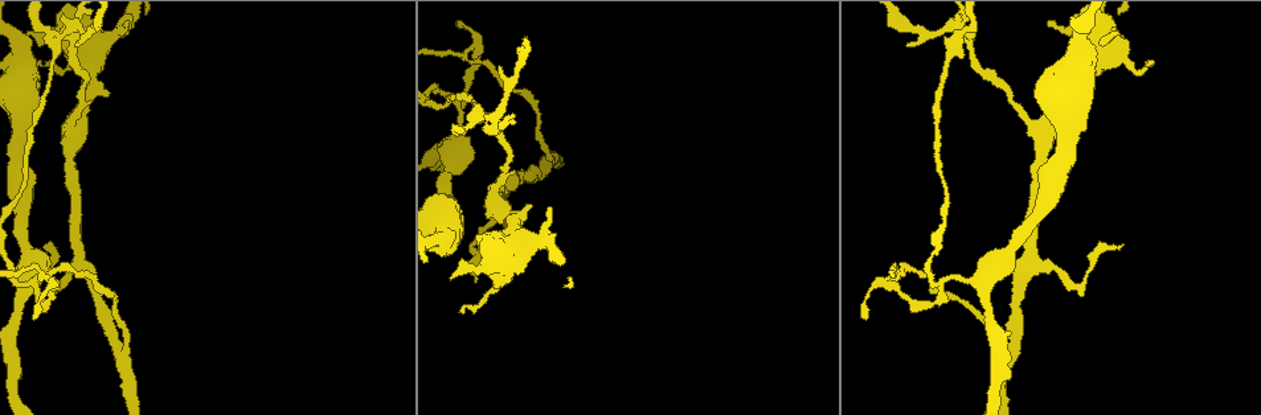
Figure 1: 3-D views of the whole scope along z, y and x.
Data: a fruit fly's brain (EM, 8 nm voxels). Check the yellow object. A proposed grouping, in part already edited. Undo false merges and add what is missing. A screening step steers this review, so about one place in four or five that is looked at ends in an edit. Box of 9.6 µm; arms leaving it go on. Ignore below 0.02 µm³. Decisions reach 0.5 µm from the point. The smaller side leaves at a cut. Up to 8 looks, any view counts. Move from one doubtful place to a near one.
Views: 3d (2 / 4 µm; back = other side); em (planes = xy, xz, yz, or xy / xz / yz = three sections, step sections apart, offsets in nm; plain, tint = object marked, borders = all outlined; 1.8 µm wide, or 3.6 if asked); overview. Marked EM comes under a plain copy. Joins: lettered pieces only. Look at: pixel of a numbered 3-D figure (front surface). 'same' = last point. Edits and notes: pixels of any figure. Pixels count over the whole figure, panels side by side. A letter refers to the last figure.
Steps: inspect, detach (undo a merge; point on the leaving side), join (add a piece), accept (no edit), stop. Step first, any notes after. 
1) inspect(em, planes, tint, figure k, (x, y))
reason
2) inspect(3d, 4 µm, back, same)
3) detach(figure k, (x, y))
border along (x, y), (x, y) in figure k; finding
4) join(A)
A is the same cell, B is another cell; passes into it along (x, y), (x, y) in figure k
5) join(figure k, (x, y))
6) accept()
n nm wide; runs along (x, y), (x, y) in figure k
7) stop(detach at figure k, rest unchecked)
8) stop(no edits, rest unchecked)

inspect(em, xz, step 4, borders, figure 1, (76, 45))
an open end

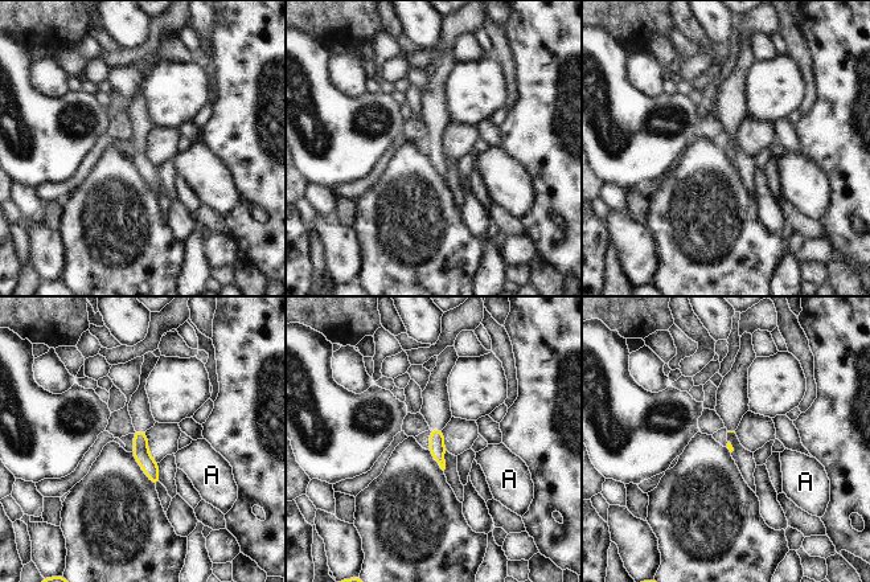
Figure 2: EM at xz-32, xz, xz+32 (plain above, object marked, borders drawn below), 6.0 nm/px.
inspect(em, planes, borders, same)

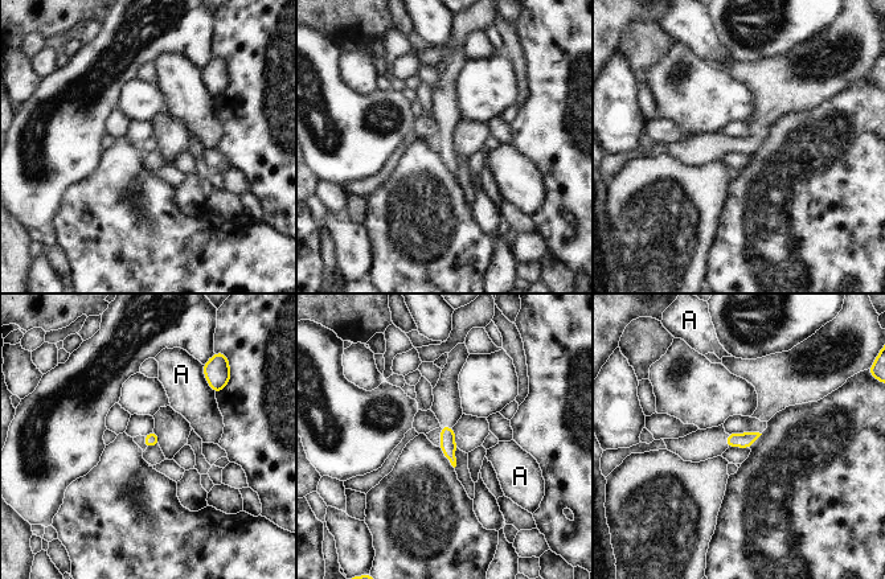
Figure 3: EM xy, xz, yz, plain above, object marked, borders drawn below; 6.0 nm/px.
accept()
A is another cell; border along (203, 369), (203, 374), (214, 393) in figure 3; no lettered piece goes on from it

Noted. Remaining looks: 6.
inspect(3d, 4 µm, figure 1, (449, 278))
an open end

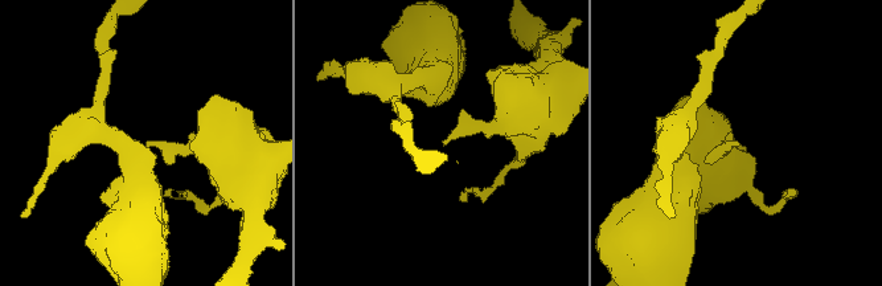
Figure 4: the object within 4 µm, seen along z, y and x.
inspect(em, planes, borders, figure 4, (444, 141))

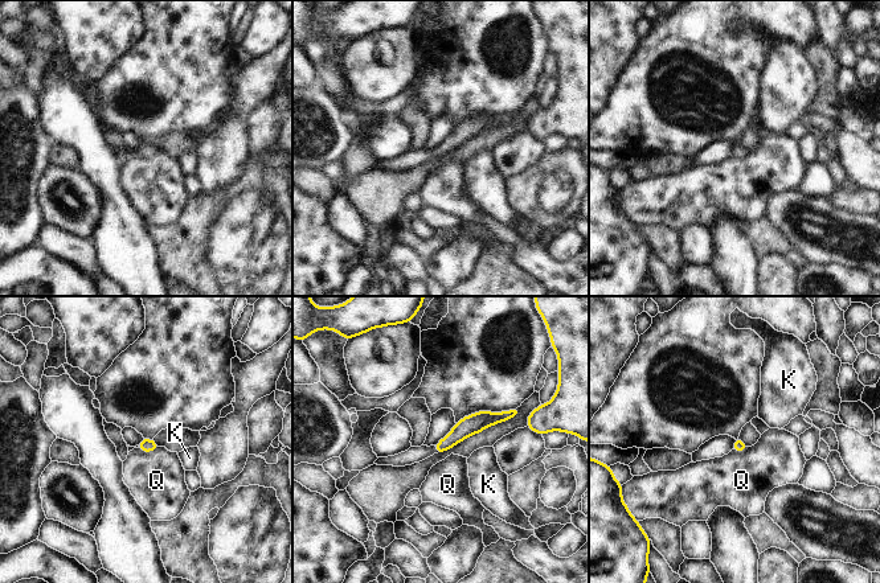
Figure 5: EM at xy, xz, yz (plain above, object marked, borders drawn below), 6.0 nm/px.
accept()
K and Q are other cells; runs along (510, 414), (473, 423), (438, 447) in figure 5; none of them fits

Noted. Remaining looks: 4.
inspect(em, planes, borders, figure 1, (456, 25))
tapers out

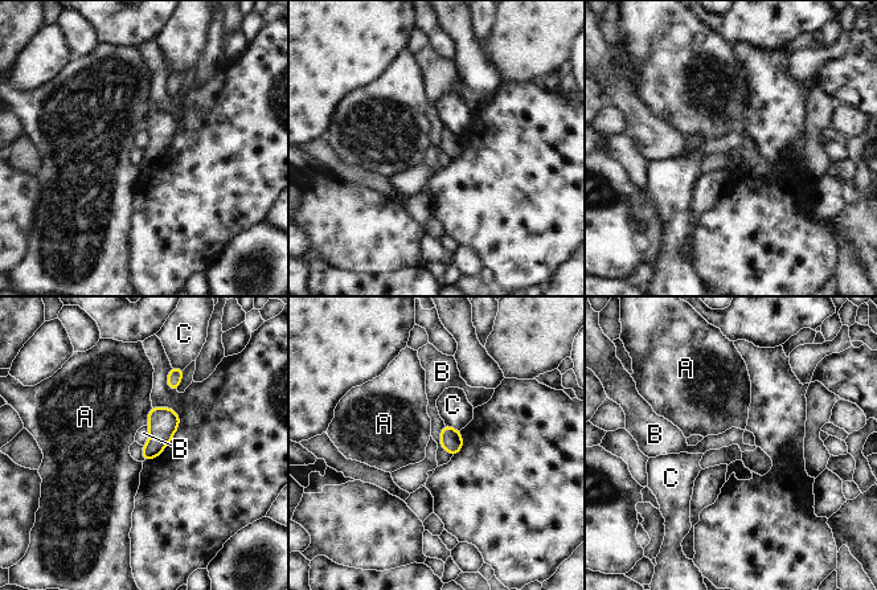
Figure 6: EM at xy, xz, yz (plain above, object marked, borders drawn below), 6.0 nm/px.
accept()
A, B and C are other cells; border along (443, 425), (439, 443), (453, 455) in figure 6; no lettered piece goes on from it

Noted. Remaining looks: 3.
stop(no edits, rest unchecked)

